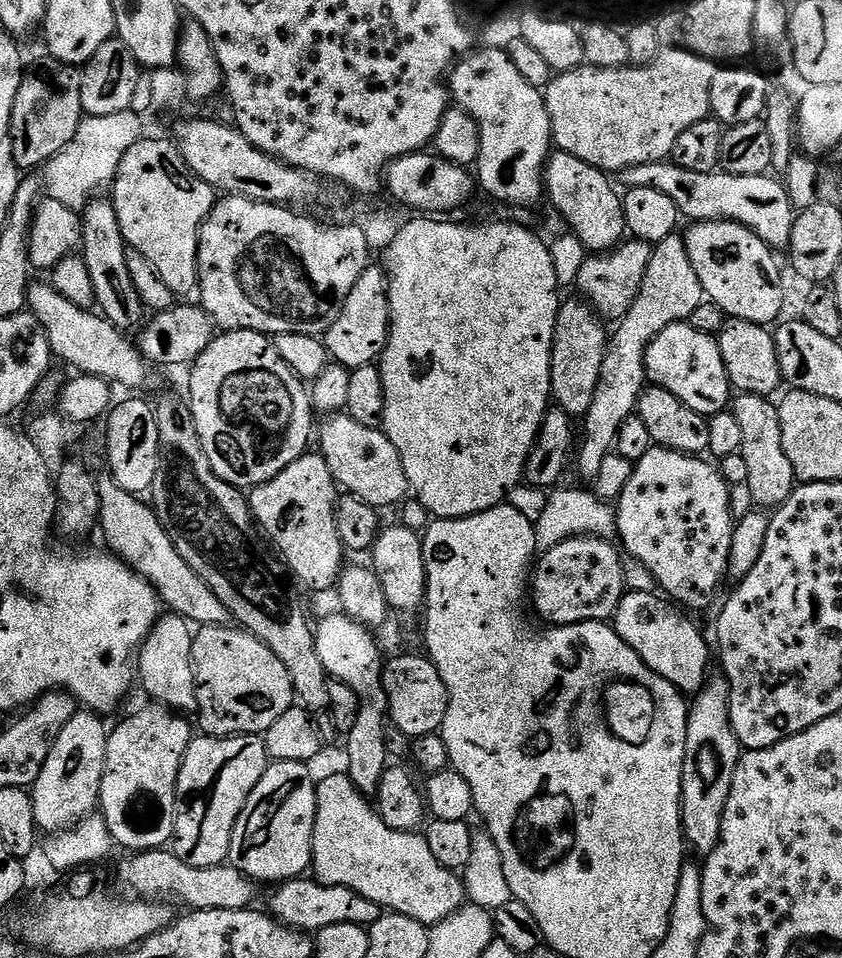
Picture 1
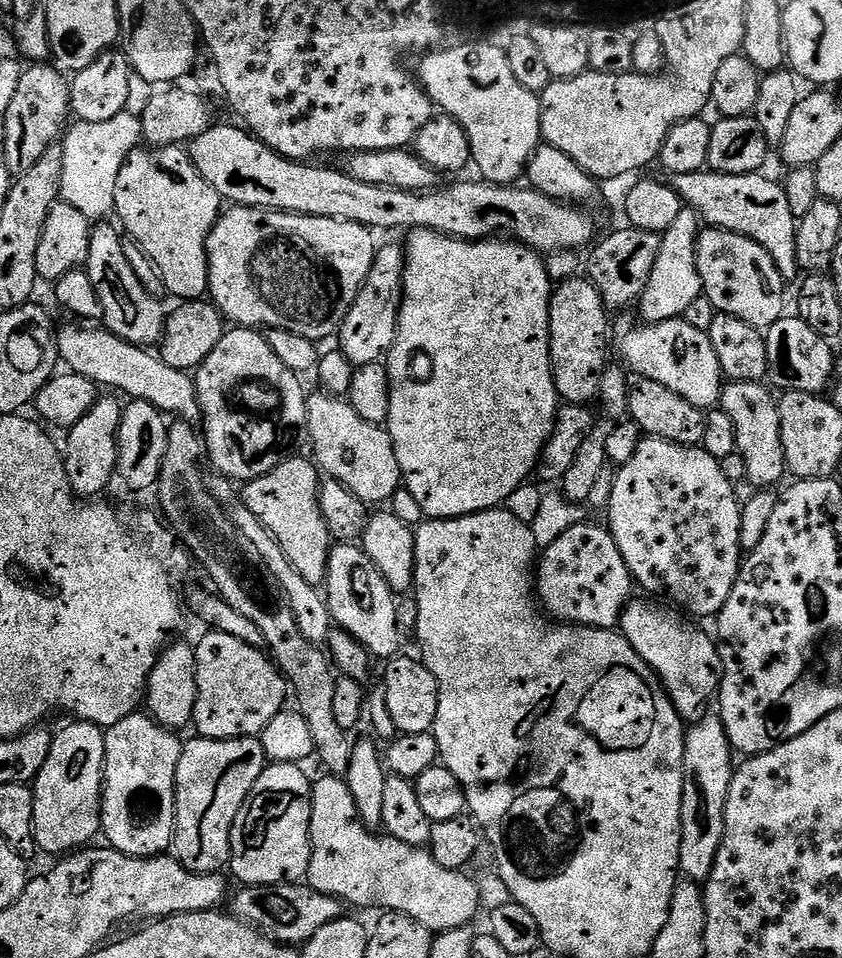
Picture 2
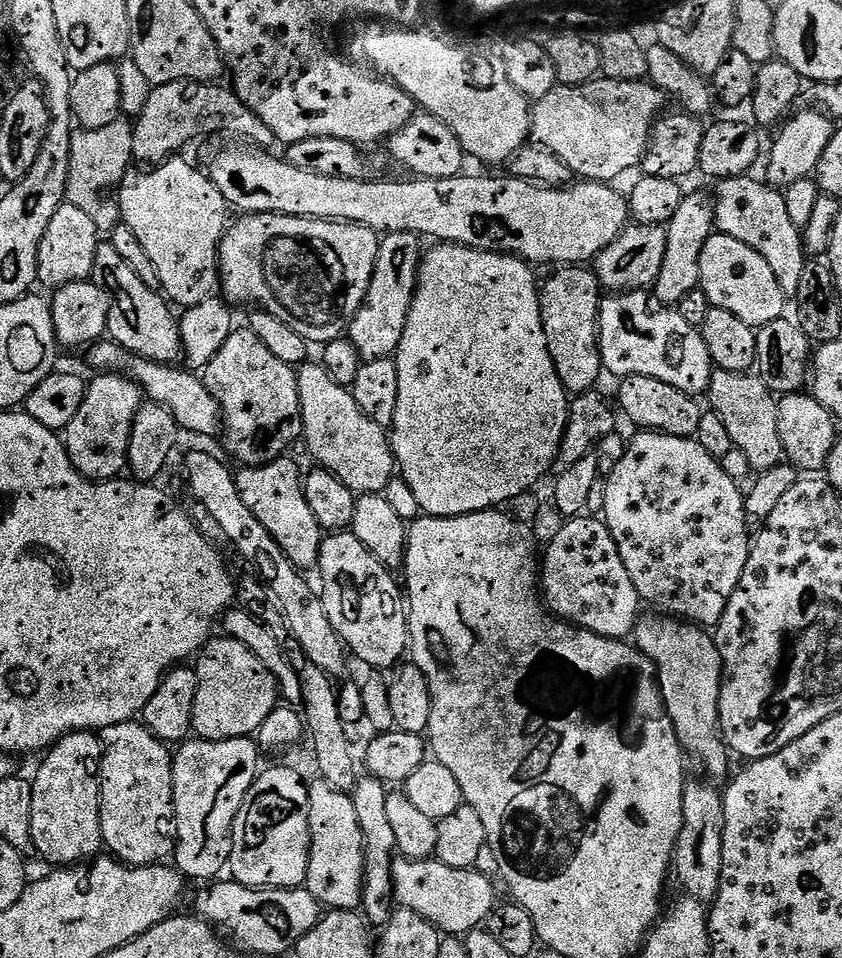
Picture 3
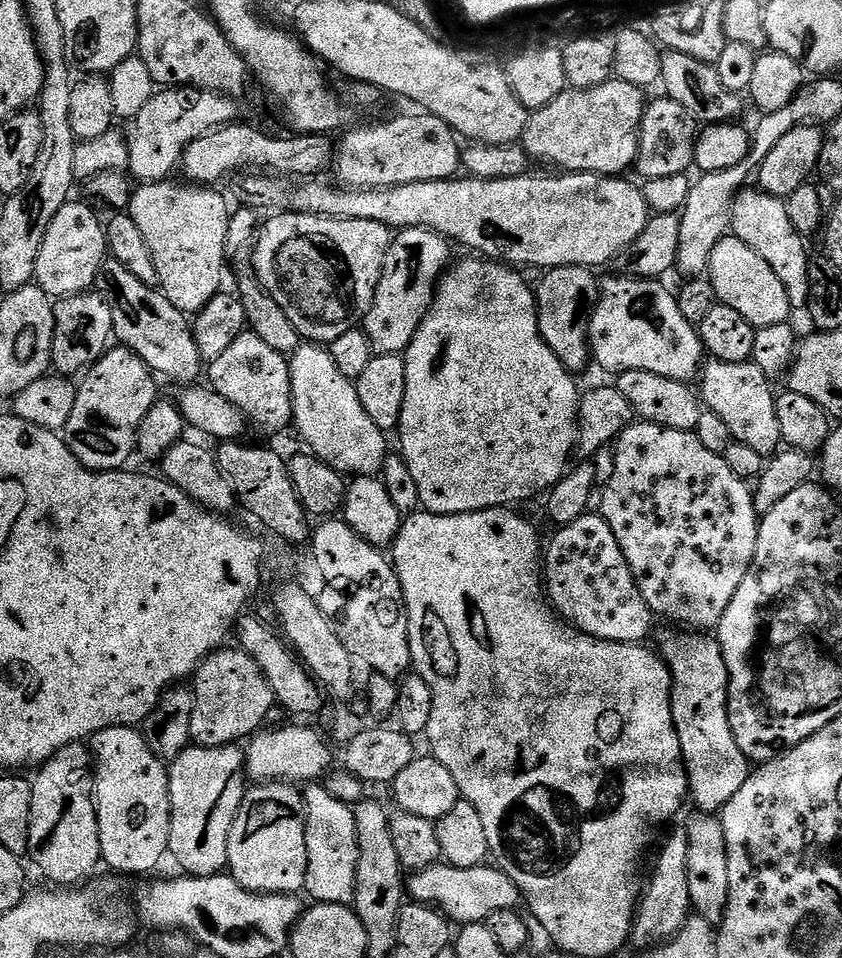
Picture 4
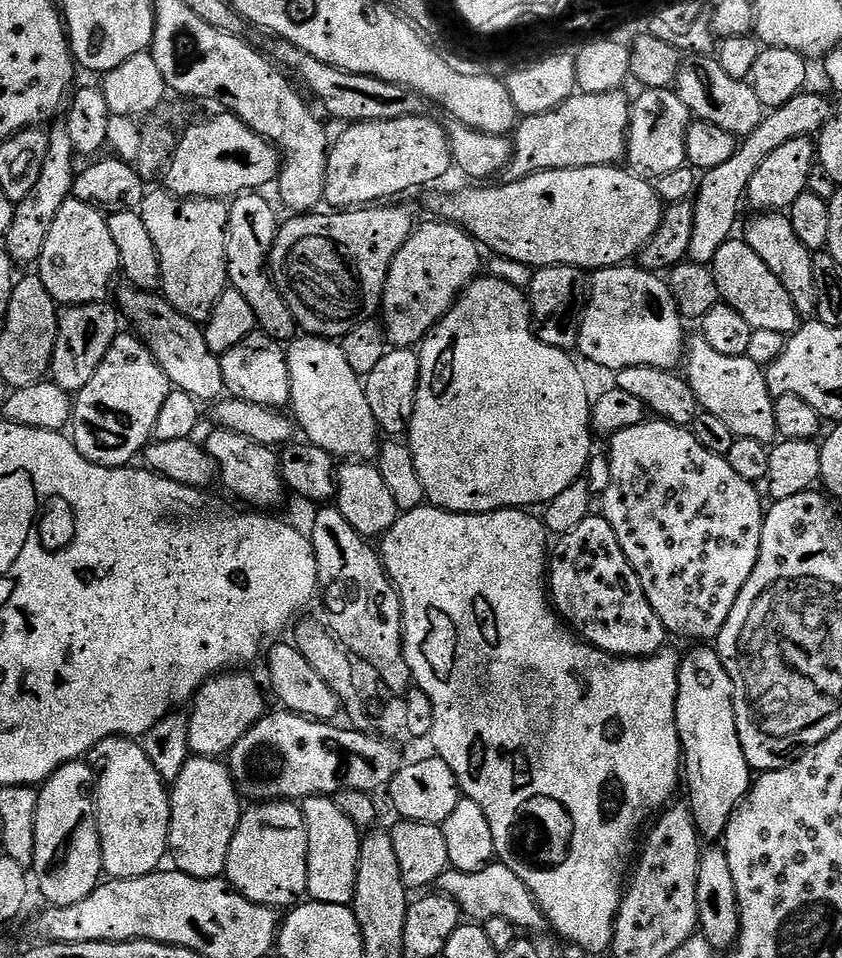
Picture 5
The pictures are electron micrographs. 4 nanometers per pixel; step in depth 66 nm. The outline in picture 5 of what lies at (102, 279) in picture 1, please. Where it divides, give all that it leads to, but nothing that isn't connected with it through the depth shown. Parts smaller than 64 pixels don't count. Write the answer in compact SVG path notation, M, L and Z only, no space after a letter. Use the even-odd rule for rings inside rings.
M123 287L115 289L115 307L127 323L128 320L132 323L131 331L150 349L152 357L166 374L173 389L190 394L197 402L215 402L221 399L226 389L220 370L220 356L210 350L203 327L197 321L176 312L163 295L143 292L141 288Z

